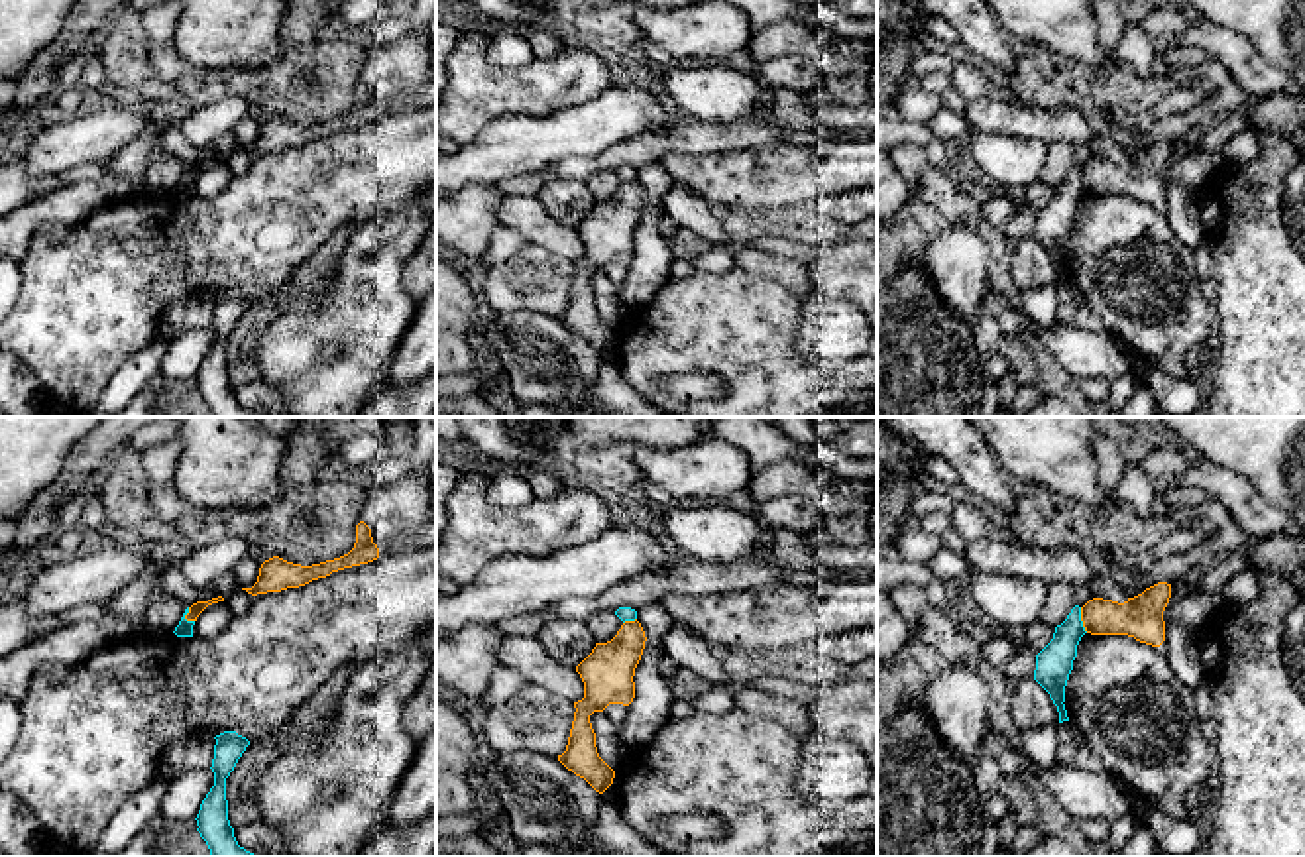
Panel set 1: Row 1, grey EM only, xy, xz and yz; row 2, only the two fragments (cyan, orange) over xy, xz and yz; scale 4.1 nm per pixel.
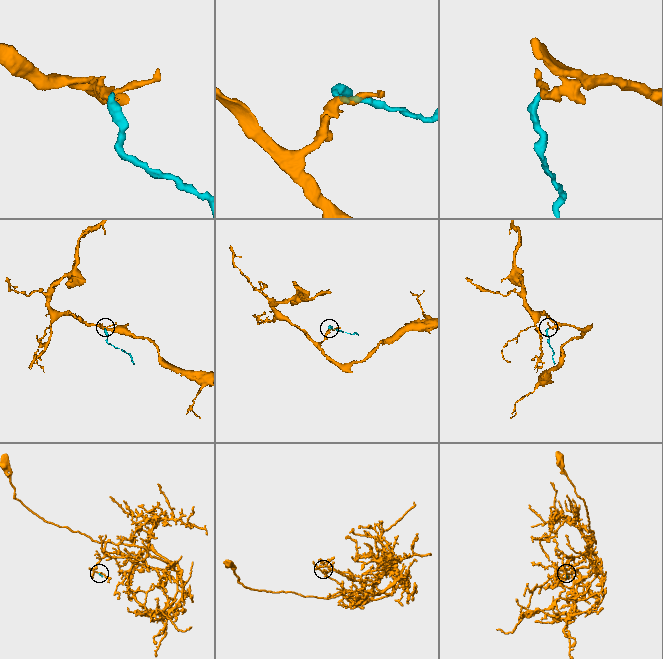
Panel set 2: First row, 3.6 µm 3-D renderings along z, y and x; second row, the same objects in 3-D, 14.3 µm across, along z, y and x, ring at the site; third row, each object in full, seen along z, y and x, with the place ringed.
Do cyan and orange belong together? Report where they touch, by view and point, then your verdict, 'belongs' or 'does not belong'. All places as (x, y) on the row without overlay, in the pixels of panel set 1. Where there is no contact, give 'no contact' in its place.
meets cyan in yz at (1079, 179); does not belong

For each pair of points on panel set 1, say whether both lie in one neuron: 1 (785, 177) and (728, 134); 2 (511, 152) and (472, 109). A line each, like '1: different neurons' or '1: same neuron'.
1: different neurons
2: different neurons

